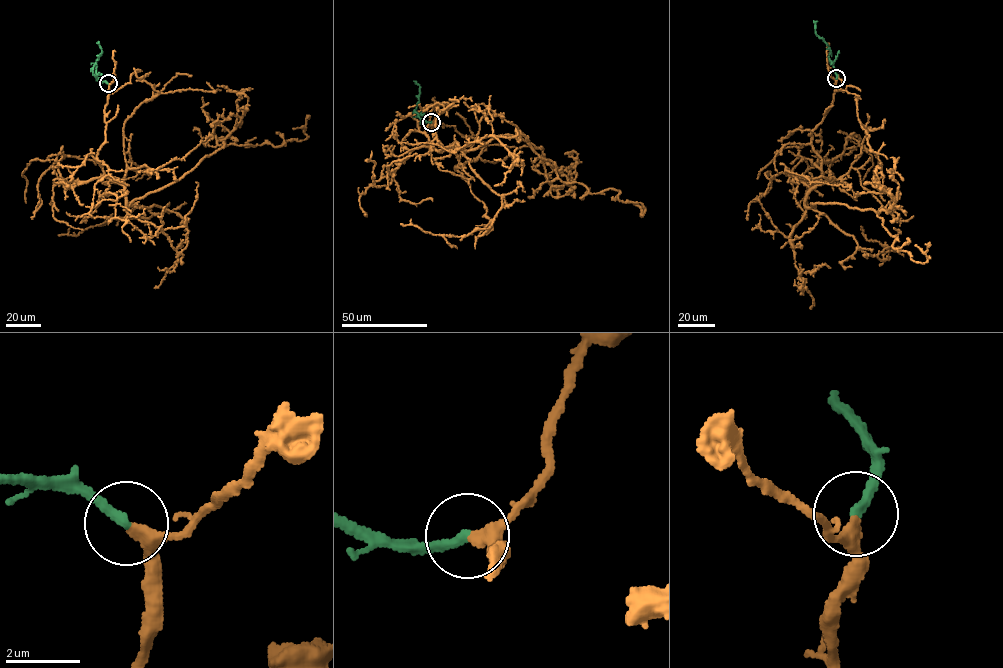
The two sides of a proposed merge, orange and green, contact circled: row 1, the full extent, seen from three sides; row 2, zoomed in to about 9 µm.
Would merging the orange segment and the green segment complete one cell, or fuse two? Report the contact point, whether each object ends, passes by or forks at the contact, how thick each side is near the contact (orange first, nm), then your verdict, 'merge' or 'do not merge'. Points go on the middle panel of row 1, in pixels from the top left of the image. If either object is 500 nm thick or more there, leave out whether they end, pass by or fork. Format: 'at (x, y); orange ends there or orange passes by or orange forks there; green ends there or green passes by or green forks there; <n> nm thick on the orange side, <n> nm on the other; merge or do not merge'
at (431, 122); orange passes by; green ends there; 280 nm thick on the orange side, 280 nm on the other; merge

